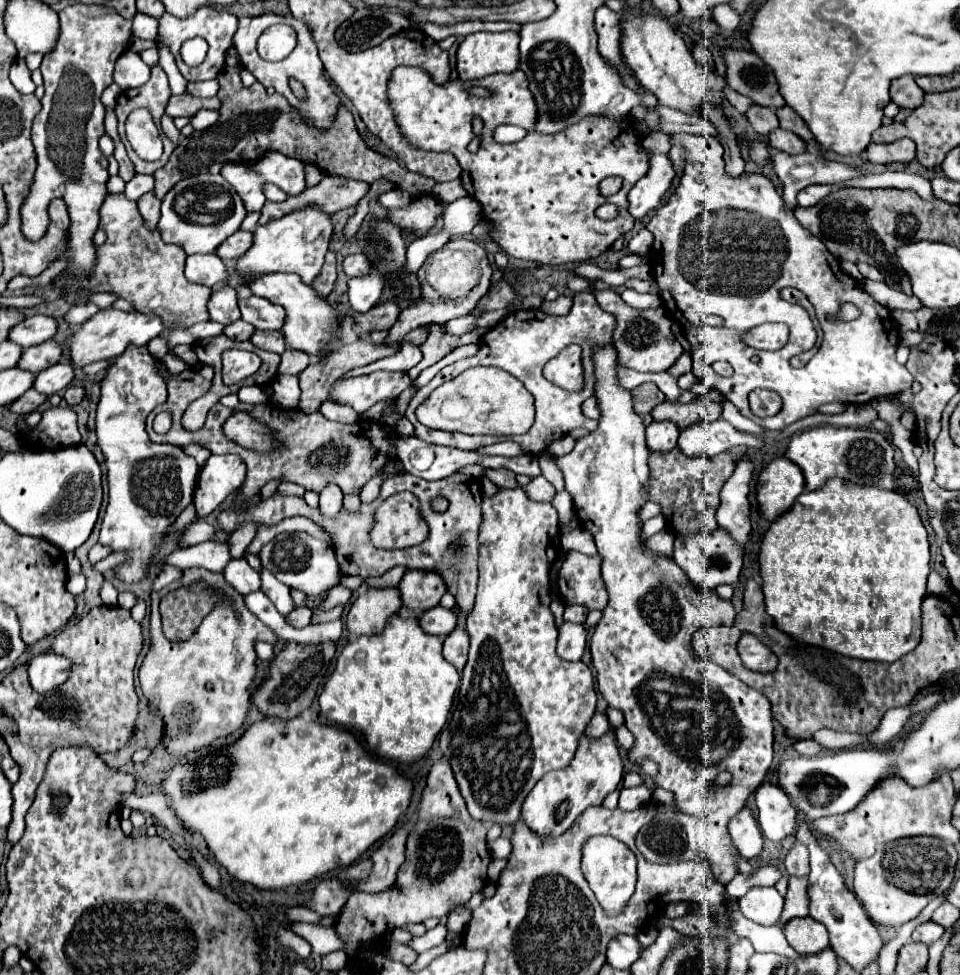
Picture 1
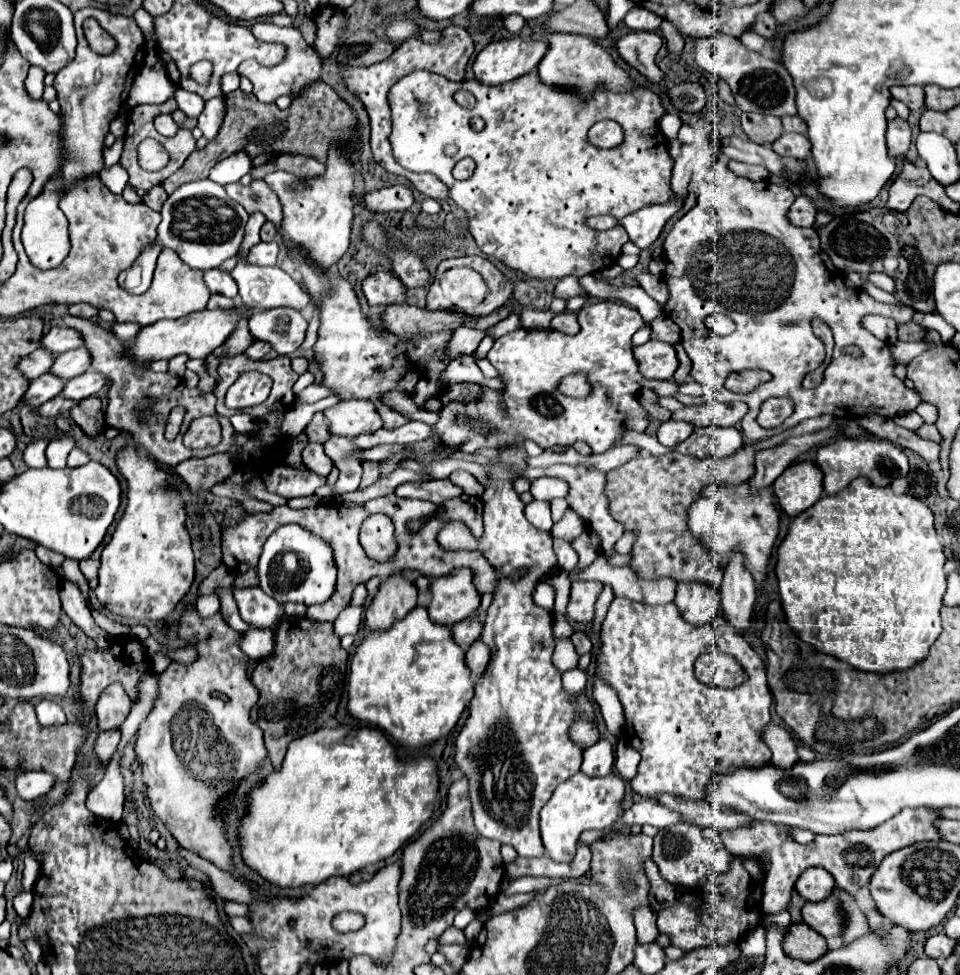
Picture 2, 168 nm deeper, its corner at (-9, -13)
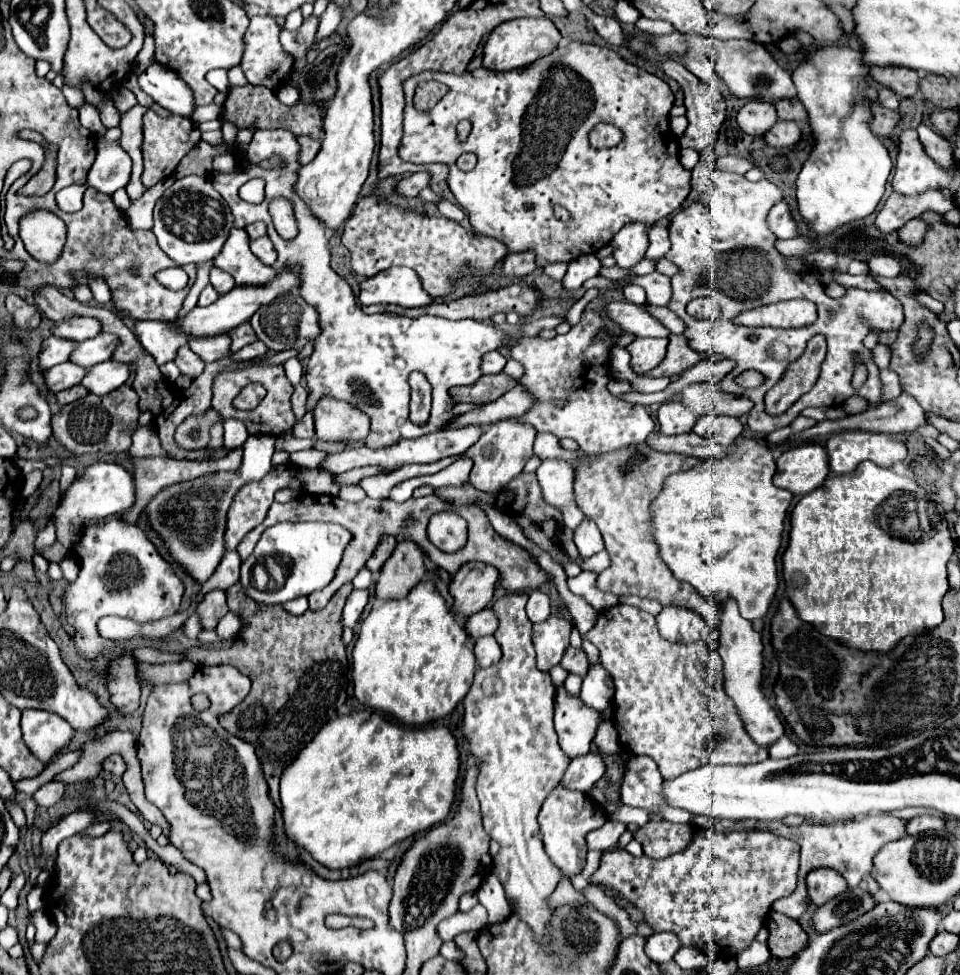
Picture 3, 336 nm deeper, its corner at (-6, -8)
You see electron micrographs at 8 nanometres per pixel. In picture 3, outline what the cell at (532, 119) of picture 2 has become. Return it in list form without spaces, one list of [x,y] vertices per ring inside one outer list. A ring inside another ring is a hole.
[[[572,41],[532,65],[512,71],[490,71],[484,67],[462,75],[426,71],[410,77],[404,83],[404,93],[406,115],[404,139],[398,151],[400,157],[418,165],[434,161],[448,163],[450,191],[458,205],[468,211],[474,231],[506,243],[508,253],[534,249],[538,267],[548,261],[568,263],[580,255],[598,253],[598,249],[608,245],[626,223],[640,221],[654,225],[658,219],[674,213],[690,193],[690,171],[680,163],[678,139],[668,125],[668,113],[674,103],[668,83],[626,63],[608,47]],[[432,79],[444,83],[448,93],[430,111],[418,111],[412,103],[414,91],[418,83]],[[462,119],[470,119],[472,123],[466,143],[460,143],[456,137],[456,125]],[[598,123],[618,127],[622,131],[622,141],[610,149],[592,149],[588,133]],[[466,151],[478,155],[478,163],[472,171],[460,171],[456,167],[456,159]],[[554,203],[560,203],[570,213],[568,223],[554,217]]]

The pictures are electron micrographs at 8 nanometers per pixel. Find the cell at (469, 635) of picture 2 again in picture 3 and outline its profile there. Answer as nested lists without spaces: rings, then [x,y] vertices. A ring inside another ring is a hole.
[[[482,609],[466,619],[466,631],[472,639],[480,639],[486,635],[494,635],[498,629],[498,617],[492,609]]]

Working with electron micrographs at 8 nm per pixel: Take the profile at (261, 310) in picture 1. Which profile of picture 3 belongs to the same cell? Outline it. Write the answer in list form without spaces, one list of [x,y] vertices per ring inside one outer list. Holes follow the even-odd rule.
[[[290,293],[290,295],[280,295],[266,307],[260,307],[258,313],[250,319],[252,329],[256,331],[256,337],[266,343],[272,351],[288,351],[296,349],[300,351],[306,343],[314,341],[320,335],[320,323],[318,323],[318,311],[310,307],[300,293]]]

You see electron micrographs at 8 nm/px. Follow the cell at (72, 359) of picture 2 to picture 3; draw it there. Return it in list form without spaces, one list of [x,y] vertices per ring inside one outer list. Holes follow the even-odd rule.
[[[98,333],[100,337],[86,339],[78,343],[74,349],[74,355],[70,357],[72,363],[82,363],[82,367],[92,367],[102,361],[112,359],[116,347],[118,347],[118,337],[112,333]]]

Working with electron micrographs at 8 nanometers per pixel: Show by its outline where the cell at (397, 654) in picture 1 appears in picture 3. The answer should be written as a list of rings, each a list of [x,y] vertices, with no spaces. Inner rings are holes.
[[[420,581],[402,599],[390,599],[376,605],[362,621],[360,635],[354,645],[354,693],[360,703],[394,715],[404,725],[422,725],[448,715],[470,689],[474,677],[474,651],[466,645],[468,633],[456,623],[446,609],[446,601],[434,589],[432,581]]]

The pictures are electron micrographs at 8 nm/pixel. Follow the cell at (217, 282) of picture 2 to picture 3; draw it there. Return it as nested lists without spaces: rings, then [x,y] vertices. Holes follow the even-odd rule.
[[[212,267],[210,269],[210,283],[212,283],[212,287],[222,295],[222,293],[226,293],[226,291],[230,291],[236,283],[234,283],[234,277],[230,275],[230,273],[226,273],[226,271],[222,271],[222,269],[216,269],[216,267]]]

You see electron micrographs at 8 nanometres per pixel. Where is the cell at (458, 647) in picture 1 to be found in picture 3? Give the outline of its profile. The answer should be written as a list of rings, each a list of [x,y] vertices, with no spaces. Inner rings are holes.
[[[482,637],[474,645],[474,655],[480,667],[490,667],[502,659],[502,649],[494,637]]]

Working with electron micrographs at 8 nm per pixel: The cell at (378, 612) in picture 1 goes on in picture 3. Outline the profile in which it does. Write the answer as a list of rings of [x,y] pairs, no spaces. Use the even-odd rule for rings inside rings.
[[[410,539],[398,541],[394,553],[382,565],[376,583],[378,599],[402,599],[424,577],[424,551]]]

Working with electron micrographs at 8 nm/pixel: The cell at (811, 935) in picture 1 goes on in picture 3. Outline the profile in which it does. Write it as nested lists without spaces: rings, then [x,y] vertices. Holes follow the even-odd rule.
[[[770,911],[766,917],[766,929],[768,929],[768,949],[778,959],[788,959],[802,951],[808,943],[808,935],[804,929],[790,917],[782,913]]]

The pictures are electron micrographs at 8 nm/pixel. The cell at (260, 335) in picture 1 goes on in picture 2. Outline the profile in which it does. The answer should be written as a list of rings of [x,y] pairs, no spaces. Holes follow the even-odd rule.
[[[255,340],[255,342],[245,350],[245,354],[247,354],[249,358],[253,358],[253,360],[263,360],[269,352],[271,352],[271,344],[265,344],[265,342],[259,342],[259,340]]]

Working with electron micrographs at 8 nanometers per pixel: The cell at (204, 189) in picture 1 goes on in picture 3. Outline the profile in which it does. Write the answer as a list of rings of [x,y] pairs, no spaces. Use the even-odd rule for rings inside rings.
[[[198,175],[176,179],[174,185],[168,187],[156,201],[154,209],[154,235],[158,237],[160,249],[176,265],[198,265],[214,259],[214,255],[218,255],[218,251],[226,243],[226,235],[230,233],[232,223],[234,217],[230,215],[230,207],[226,207],[226,201],[206,177]]]

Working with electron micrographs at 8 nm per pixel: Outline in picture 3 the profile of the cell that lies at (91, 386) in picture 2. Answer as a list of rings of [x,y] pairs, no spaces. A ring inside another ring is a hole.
[[[104,361],[88,369],[88,375],[82,381],[82,385],[94,395],[108,395],[110,391],[124,385],[130,373],[132,373],[132,367],[128,363]]]

